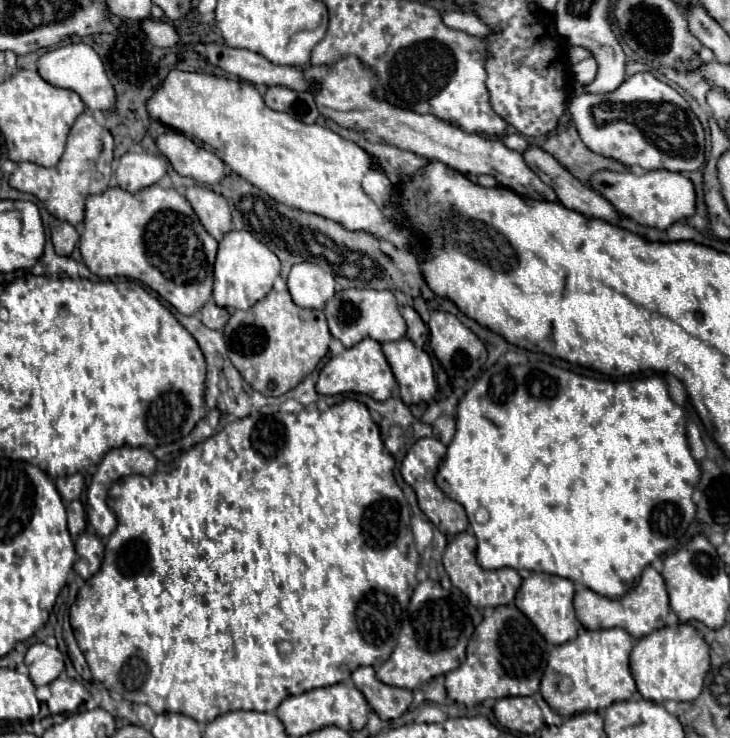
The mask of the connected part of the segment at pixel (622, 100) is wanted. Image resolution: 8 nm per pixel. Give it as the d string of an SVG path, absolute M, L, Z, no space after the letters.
M639 72L629 76L617 90L607 94L589 94L571 98L567 102L567 112L571 114L581 140L593 148L593 152L601 152L601 156L609 156L613 160L623 162L625 166L641 166L645 170L671 170L671 172L695 172L705 162L705 136L701 122L689 108L687 100L665 82L657 80L651 72Z

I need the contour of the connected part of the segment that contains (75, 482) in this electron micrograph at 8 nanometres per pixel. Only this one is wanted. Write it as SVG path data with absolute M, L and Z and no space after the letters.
M83 474L63 476L63 478L55 480L55 486L57 486L57 490L65 502L73 502L81 496L83 486L85 486L85 478L83 478Z

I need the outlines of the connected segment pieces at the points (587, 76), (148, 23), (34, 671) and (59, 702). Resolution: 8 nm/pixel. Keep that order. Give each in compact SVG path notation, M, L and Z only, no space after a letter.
M585 58L585 60L581 60L581 62L577 62L577 64L571 66L573 80L579 82L579 84L583 84L583 86L587 86L589 82L593 82L595 74L597 74L597 62L593 58Z
M145 20L143 28L149 32L149 40L153 40L153 44L159 48L173 48L173 44L177 44L177 32L173 32L173 26L169 22Z
M35 642L33 646L29 646L25 654L25 664L35 686L51 684L65 670L63 654L57 648L51 648L43 642Z
M57 678L51 684L51 694L53 696L47 702L51 714L71 714L79 710L79 706L89 698L89 692L85 690L85 686L73 678L67 678L67 680Z

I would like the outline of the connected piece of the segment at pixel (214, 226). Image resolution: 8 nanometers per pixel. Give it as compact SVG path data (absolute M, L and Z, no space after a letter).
M191 186L187 188L185 198L191 202L195 214L199 216L205 230L215 238L223 240L223 236L233 228L231 226L231 212L227 200L205 186Z

